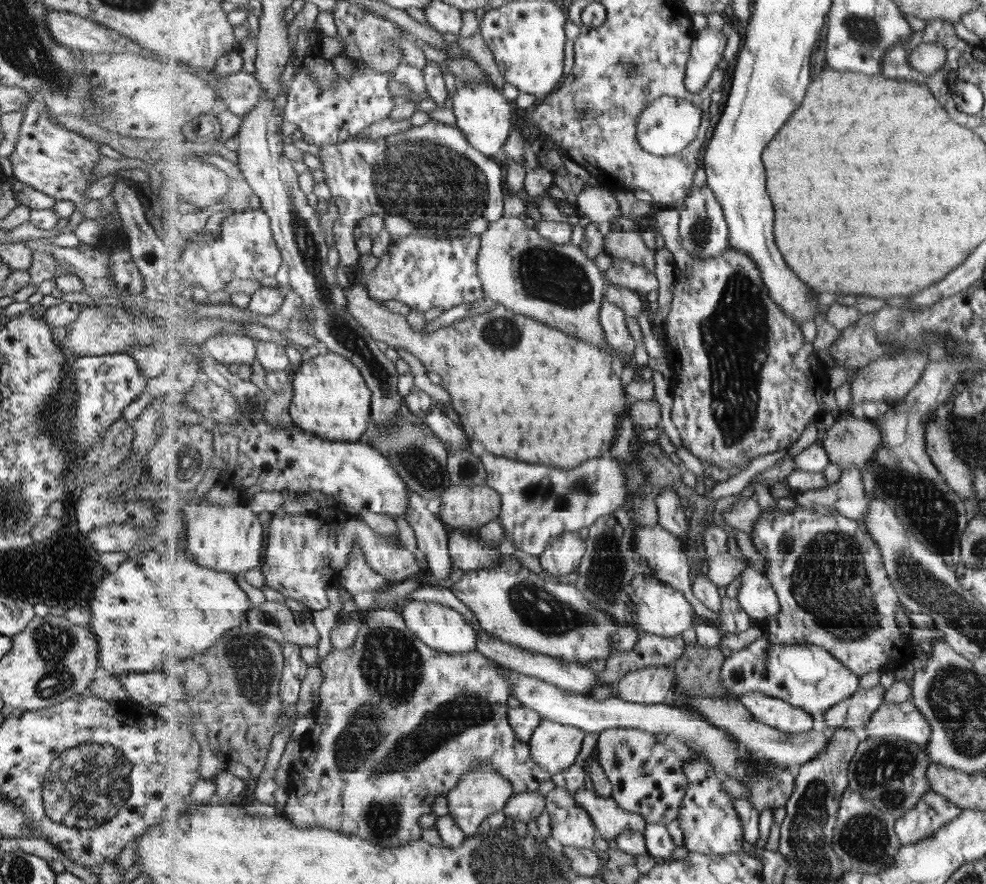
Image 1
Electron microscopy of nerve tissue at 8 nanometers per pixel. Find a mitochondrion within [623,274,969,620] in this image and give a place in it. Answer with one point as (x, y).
(923, 503)

